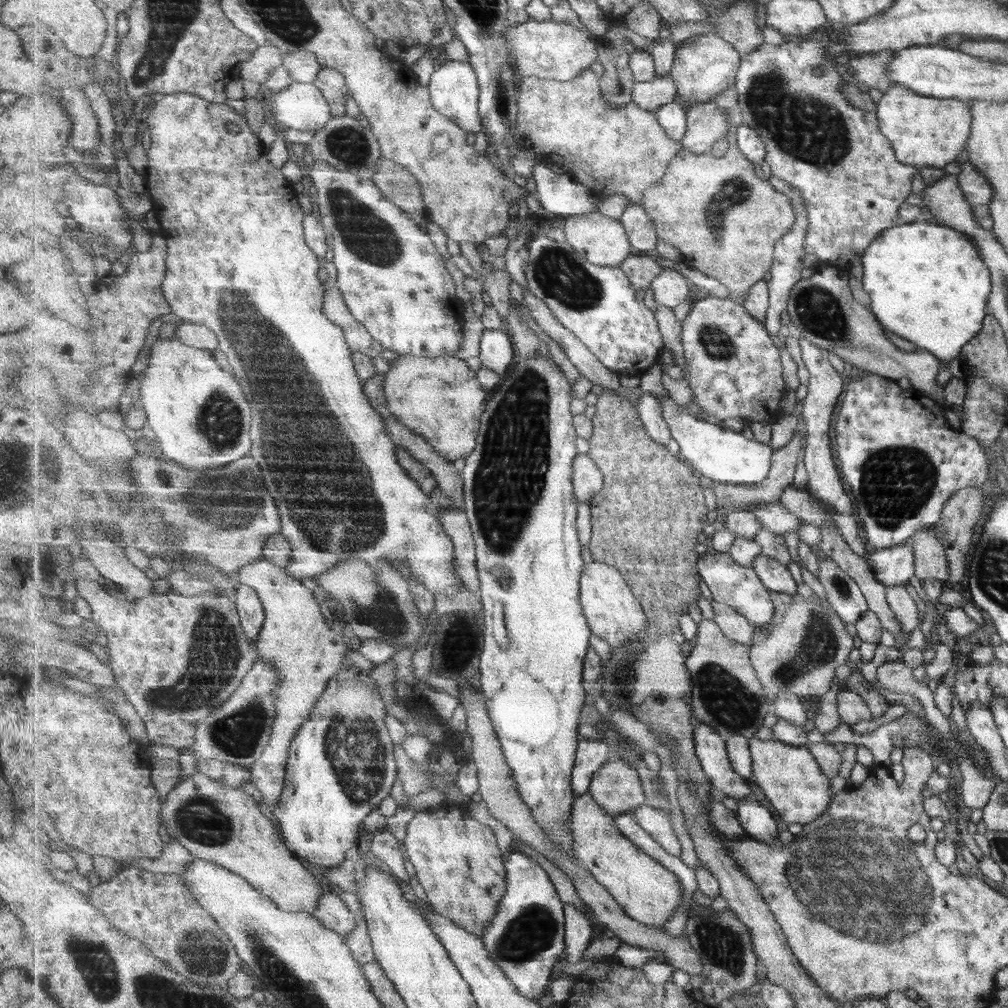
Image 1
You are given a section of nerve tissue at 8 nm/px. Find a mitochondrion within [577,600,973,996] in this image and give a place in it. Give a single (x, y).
(872, 887)

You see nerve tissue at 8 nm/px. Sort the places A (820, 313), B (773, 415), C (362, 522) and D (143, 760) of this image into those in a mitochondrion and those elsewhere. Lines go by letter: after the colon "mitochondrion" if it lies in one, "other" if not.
A: mitochondrion
B: other
C: mitochondrion
D: other

